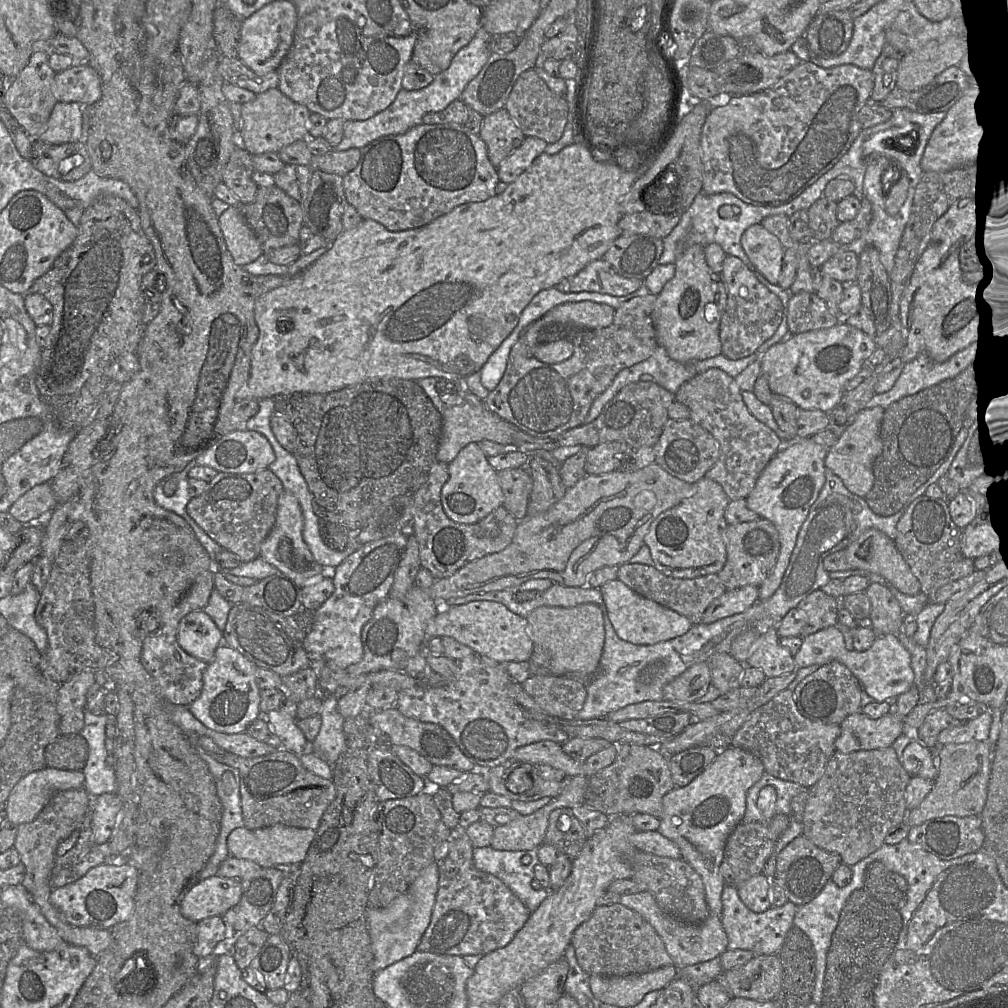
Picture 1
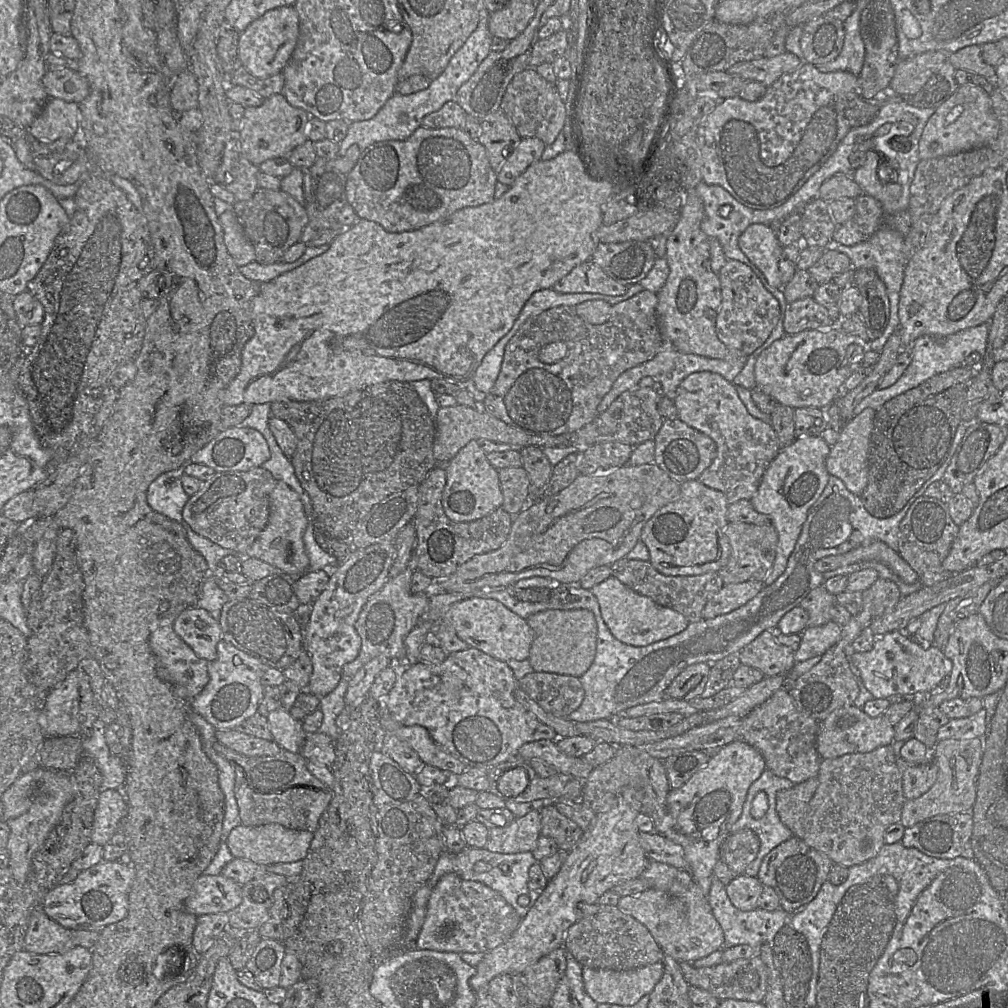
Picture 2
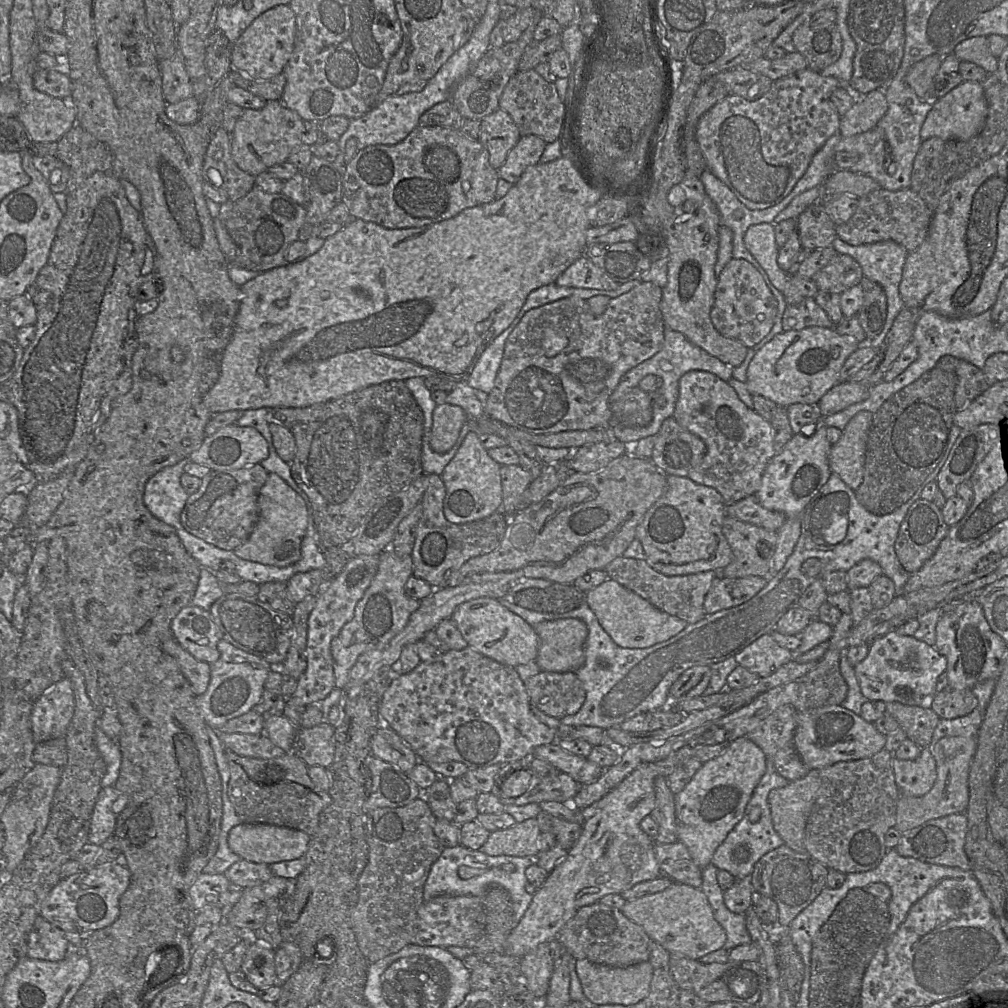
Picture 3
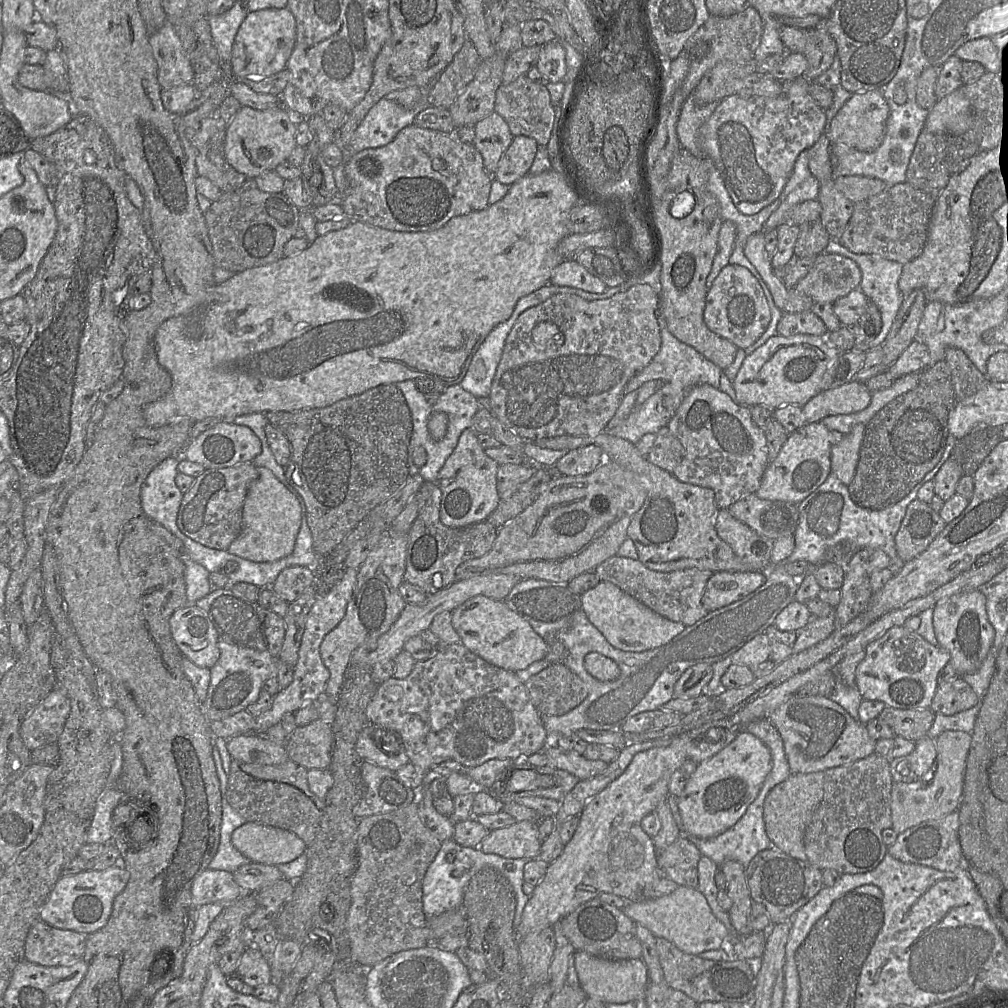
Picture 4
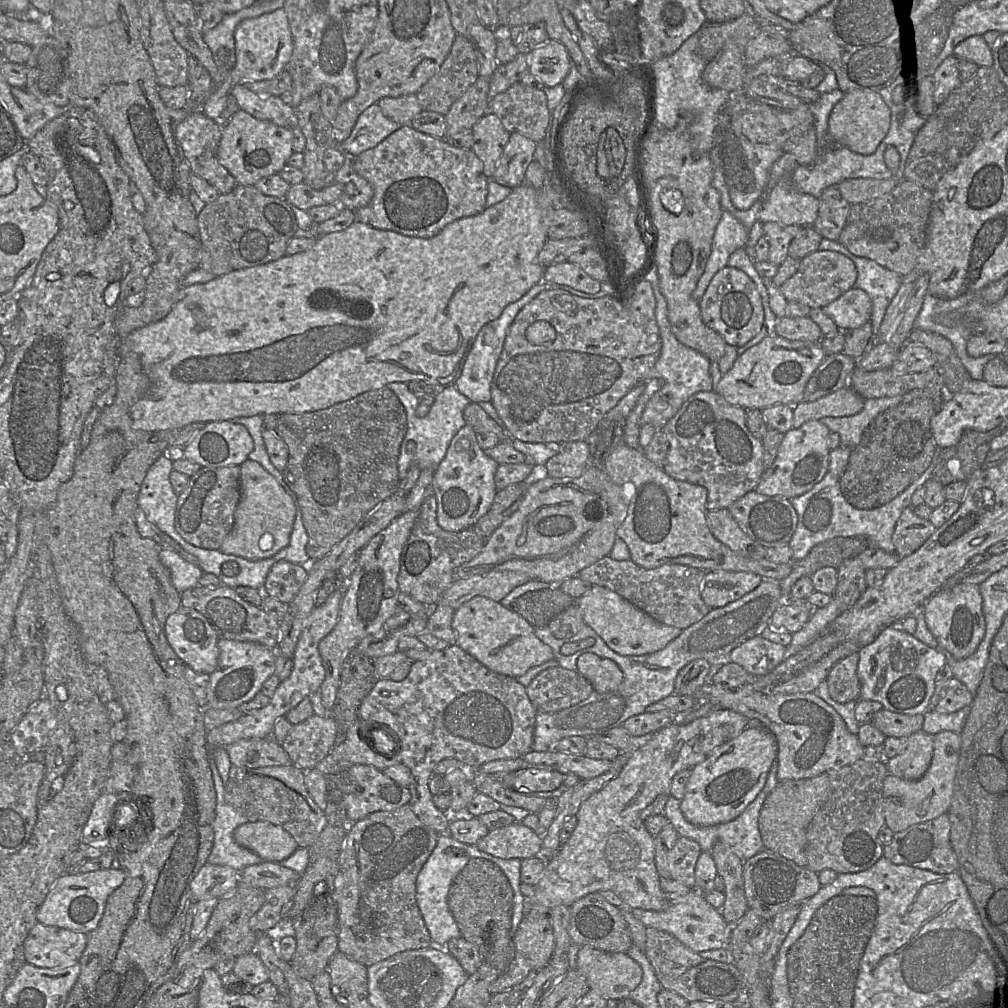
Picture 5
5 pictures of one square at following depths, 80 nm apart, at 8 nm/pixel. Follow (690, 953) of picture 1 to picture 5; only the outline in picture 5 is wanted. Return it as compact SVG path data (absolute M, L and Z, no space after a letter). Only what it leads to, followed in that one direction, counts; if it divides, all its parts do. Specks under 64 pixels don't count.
M691 889L677 901L670 901L669 906L662 911L641 908L629 910L644 926L670 933L694 952L728 947L732 925L726 922L721 912L713 908L698 890Z

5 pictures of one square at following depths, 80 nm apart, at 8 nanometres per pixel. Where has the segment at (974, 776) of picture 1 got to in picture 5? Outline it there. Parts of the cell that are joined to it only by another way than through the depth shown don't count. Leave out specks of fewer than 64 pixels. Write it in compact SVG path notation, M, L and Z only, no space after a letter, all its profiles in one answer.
M941 731L934 735L933 756L924 776L917 781L908 781L888 774L883 781L882 808L885 826L894 833L932 820L947 813L954 792L954 779L958 767L961 737L959 733Z

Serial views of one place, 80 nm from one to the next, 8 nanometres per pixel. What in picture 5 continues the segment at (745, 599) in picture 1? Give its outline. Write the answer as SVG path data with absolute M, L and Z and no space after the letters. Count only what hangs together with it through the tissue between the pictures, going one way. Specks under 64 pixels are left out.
M706 572L701 587L701 597L710 608L724 607L754 590L762 577L752 572Z

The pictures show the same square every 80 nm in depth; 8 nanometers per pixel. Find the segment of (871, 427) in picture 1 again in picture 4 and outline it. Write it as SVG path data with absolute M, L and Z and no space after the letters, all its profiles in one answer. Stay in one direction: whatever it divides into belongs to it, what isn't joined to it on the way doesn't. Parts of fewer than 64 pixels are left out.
M865 424L855 425L843 440L831 448L831 472L845 485L854 478L865 429Z

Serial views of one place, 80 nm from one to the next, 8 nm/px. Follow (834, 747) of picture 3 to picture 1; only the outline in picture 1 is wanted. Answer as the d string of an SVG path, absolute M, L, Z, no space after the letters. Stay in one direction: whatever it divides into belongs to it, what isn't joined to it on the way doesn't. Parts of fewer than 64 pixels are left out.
M862 712L846 717L840 724L841 733L835 741L836 752L887 748L903 734L904 719L886 714L872 719Z

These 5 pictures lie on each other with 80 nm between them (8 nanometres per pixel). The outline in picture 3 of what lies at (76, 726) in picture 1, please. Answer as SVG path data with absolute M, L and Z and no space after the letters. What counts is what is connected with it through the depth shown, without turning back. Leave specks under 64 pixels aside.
M63 678L34 701L31 730L36 743L64 737L75 711L75 696L68 678Z

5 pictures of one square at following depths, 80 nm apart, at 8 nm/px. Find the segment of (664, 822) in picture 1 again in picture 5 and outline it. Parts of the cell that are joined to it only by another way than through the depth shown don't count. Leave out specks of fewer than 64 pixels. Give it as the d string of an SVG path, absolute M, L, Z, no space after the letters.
M751 723L736 738L716 748L705 761L691 769L685 795L680 801L684 817L697 826L734 820L763 789L777 755L778 743L774 735L758 723Z

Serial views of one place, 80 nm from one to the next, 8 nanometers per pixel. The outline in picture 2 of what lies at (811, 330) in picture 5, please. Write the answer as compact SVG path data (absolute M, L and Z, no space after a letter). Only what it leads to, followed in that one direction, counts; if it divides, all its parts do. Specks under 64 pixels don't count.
M805 297L787 305L784 317L785 334L793 335L805 330L834 327L827 310L813 297Z

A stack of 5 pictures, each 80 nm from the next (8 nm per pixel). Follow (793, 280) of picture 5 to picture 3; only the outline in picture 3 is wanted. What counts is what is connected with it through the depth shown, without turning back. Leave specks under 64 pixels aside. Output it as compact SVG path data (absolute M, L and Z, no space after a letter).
M837 253L811 278L819 291L842 294L860 284L863 272L852 257Z

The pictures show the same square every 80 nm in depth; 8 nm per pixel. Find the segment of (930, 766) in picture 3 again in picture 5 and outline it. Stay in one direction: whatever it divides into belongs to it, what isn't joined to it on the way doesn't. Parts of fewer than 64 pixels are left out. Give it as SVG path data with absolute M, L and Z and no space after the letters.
M923 730L907 737L907 746L901 754L885 759L888 774L908 781L917 781L927 772L933 756L933 739Z

